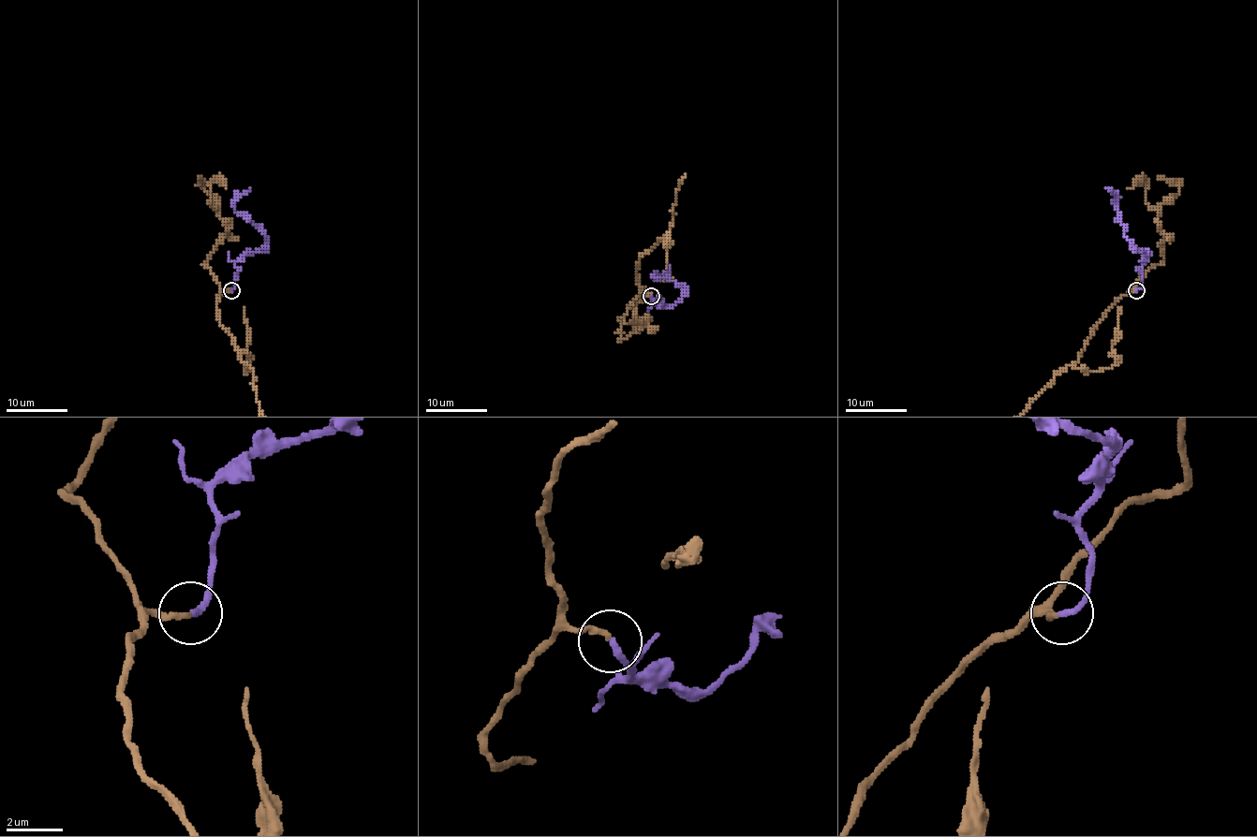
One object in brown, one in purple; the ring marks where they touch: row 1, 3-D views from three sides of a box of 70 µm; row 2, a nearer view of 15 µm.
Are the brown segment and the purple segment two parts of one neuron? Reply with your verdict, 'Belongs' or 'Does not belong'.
Belongs

